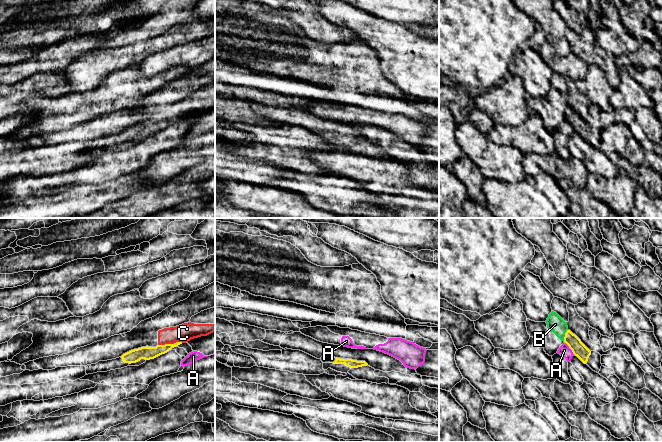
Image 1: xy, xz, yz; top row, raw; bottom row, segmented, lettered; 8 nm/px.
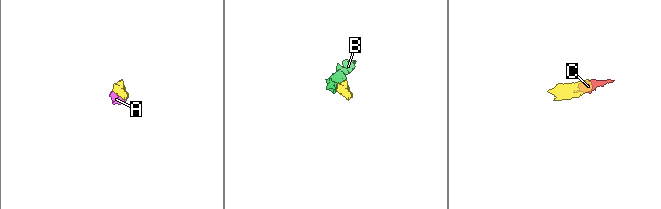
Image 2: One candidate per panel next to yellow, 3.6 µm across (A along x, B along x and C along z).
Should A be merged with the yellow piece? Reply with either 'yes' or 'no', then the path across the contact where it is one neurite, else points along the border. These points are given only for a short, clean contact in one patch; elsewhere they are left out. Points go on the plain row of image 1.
no; border yz (565, 118), (574, 130)

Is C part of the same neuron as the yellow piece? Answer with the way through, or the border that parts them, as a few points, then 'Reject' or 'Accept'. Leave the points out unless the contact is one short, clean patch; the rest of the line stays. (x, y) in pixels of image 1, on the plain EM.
Boundary: xy (182, 118), (158, 121). Reject

